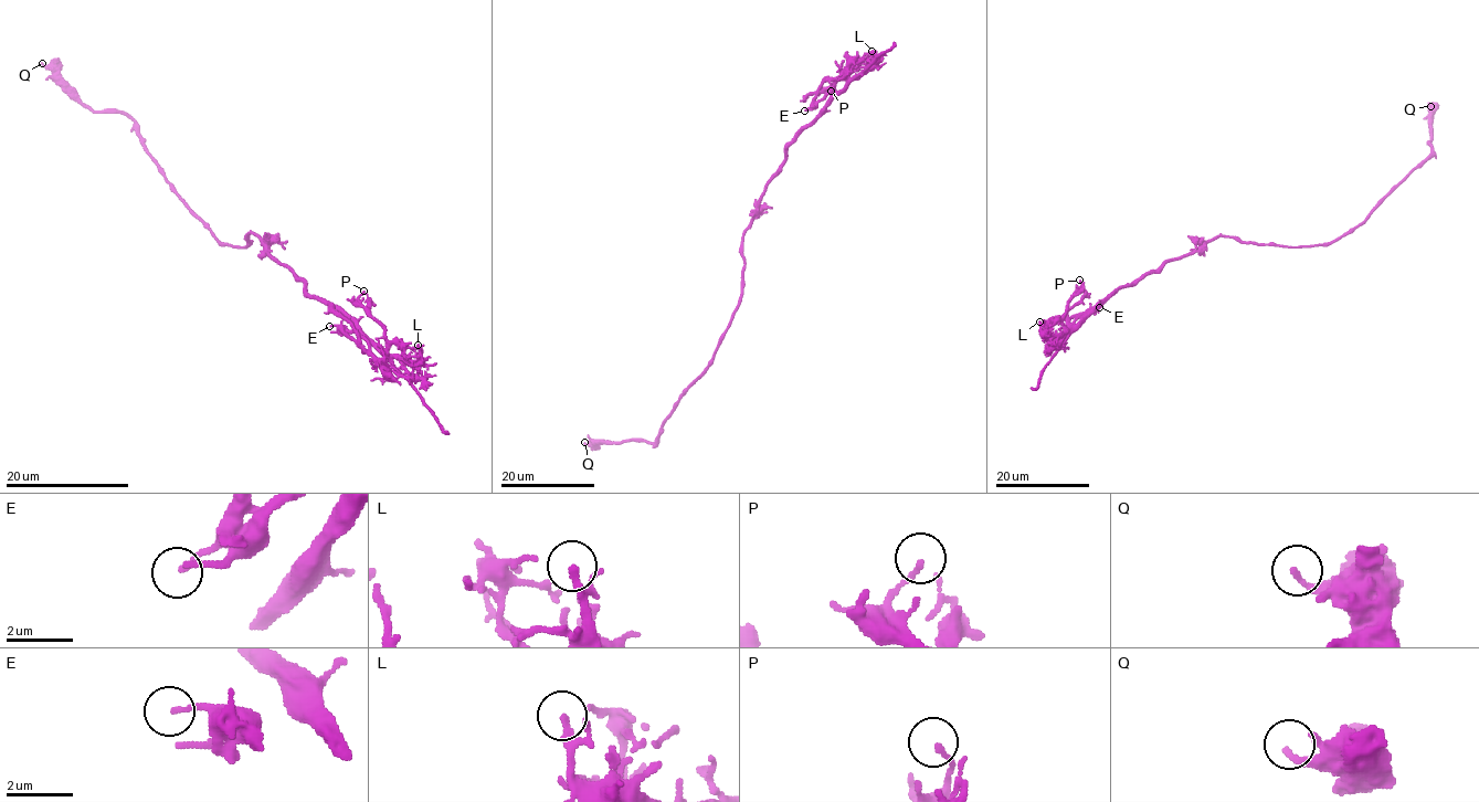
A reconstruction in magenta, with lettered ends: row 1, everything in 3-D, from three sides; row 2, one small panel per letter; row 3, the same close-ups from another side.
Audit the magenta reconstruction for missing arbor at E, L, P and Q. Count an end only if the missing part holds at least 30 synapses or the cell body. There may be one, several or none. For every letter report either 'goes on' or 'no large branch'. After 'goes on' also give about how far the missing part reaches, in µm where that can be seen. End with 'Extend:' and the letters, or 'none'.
E: no large branch
L: no large branch
P: no large branch
Q: no large branch
Extend: none

